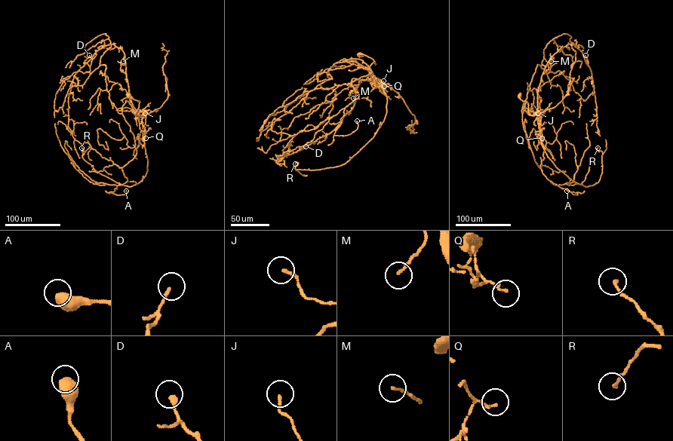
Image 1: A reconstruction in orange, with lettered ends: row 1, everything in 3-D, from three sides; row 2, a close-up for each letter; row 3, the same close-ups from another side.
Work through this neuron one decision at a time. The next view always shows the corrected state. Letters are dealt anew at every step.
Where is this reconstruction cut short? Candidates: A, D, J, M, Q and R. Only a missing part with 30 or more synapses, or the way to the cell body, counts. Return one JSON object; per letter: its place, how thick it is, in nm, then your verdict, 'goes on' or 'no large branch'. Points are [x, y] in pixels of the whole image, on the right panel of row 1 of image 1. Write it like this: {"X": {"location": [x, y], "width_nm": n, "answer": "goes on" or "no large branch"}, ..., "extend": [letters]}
{"A": {"location": [566, 191], "width_nm": 600, "answer": "no large branch"}, "D": {"location": [585, 55], "width_nm": 220, "answer": "no large branch"}, "J": {"location": [538, 113], "width_nm": 160, "answer": "no large branch"}, "M": {"location": [551, 61], "width_nm": 130, "answer": "no large branch"}, "Q": {"location": [542, 138], "width_nm": 150, "answer": "no large branch"}, "R": {"location": [597, 148], "width_nm": 160, "answer": "no large branch"}, "extend": []}

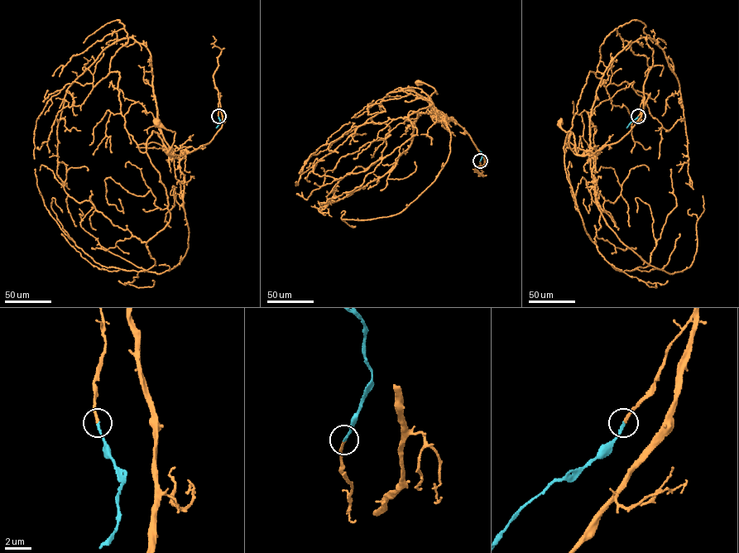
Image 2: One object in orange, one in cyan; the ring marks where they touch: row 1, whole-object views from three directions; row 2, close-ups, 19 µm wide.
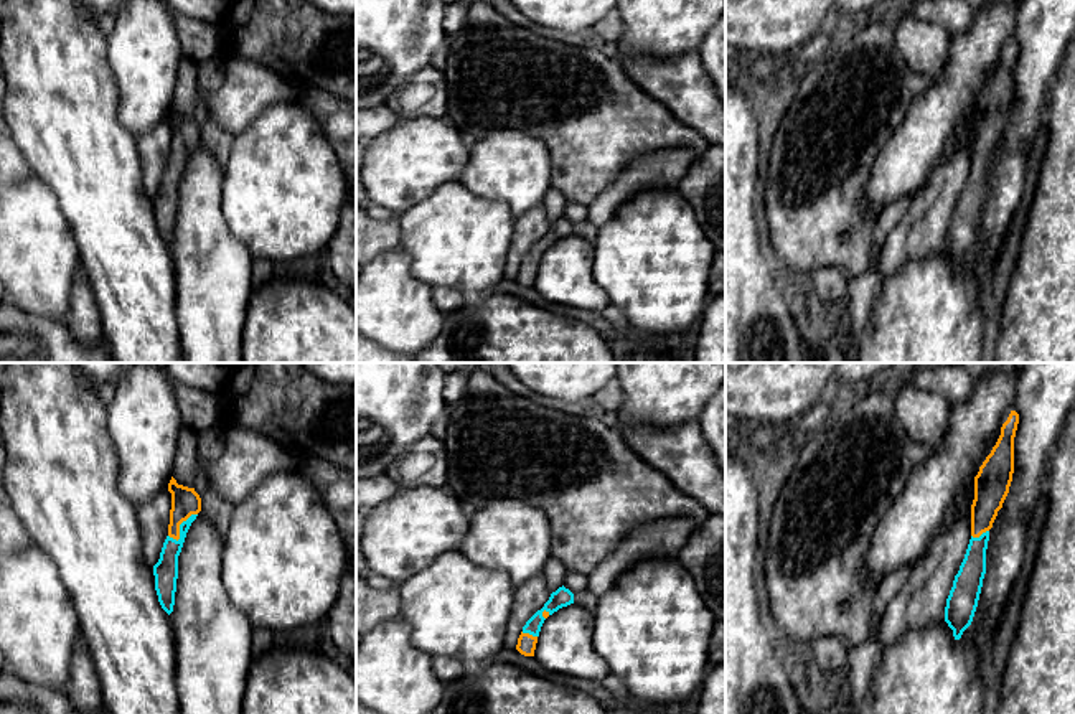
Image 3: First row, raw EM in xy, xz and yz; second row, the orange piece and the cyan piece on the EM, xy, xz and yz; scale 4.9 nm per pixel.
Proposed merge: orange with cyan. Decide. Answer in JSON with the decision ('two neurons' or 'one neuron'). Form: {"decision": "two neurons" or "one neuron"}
{"decision": "one neuron"}

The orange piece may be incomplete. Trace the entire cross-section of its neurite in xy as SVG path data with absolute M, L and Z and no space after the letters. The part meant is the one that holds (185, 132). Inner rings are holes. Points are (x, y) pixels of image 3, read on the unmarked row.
M173 107L168 114L168 122L171 124L168 167L163 173L160 190L153 196L153 206L158 233L170 246L175 236L178 186L191 153L201 142L201 129L195 119L178 115Z

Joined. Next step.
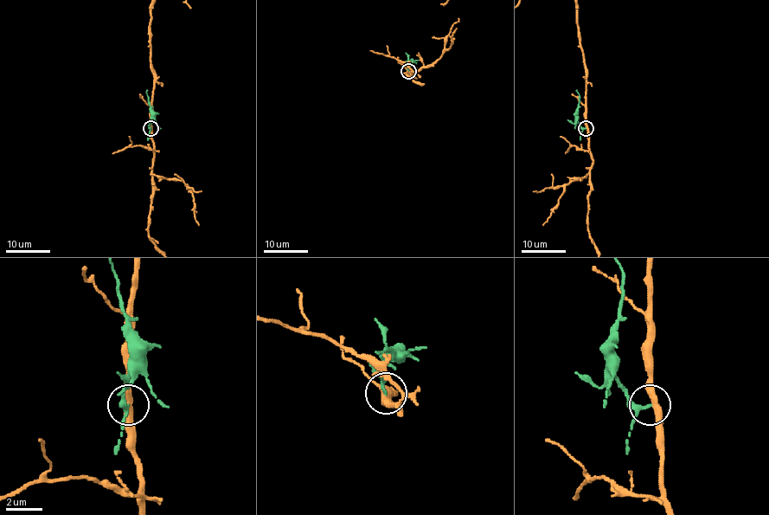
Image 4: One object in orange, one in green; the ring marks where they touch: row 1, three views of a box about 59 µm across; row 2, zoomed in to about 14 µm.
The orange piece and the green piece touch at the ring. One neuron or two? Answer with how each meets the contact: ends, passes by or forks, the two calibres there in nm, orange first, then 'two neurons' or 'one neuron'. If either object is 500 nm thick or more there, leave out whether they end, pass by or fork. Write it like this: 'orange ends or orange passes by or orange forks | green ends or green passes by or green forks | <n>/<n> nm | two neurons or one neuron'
orange passes by | green passes by | 400/170 nm | two neurons

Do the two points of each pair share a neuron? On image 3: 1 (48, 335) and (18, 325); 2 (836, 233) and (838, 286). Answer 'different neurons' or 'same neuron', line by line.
1: same neuron
2: different neurons

